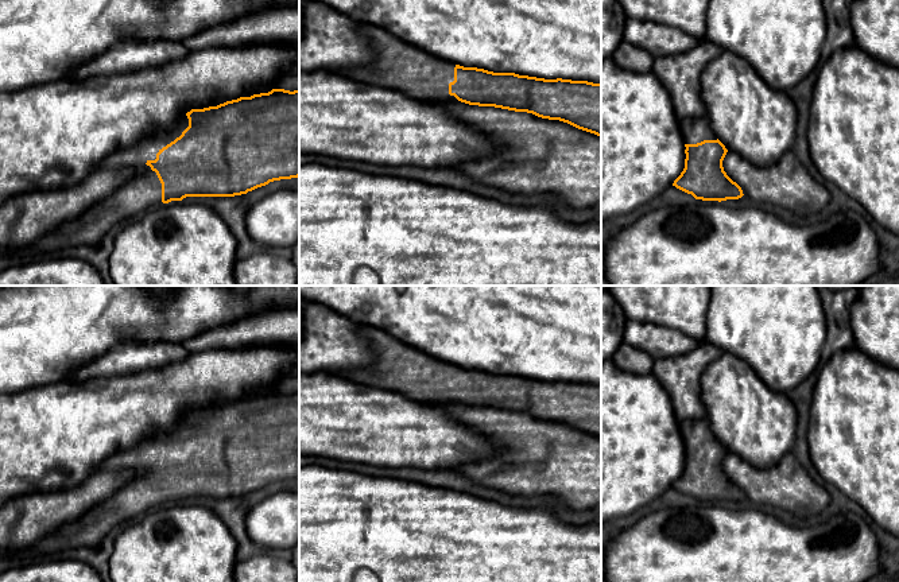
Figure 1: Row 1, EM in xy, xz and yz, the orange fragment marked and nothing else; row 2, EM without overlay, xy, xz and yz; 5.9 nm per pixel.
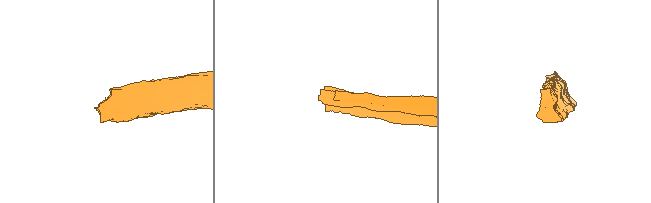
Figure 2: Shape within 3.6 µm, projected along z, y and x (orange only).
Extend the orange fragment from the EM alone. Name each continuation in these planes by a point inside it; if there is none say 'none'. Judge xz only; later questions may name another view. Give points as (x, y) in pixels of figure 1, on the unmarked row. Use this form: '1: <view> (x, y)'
1: xz (398, 367)

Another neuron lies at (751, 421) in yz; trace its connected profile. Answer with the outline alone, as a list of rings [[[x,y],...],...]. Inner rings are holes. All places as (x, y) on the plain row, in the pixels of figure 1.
[[[722,352],[702,375],[702,401],[714,438],[745,462],[770,469],[795,443],[797,408],[733,353]]]

